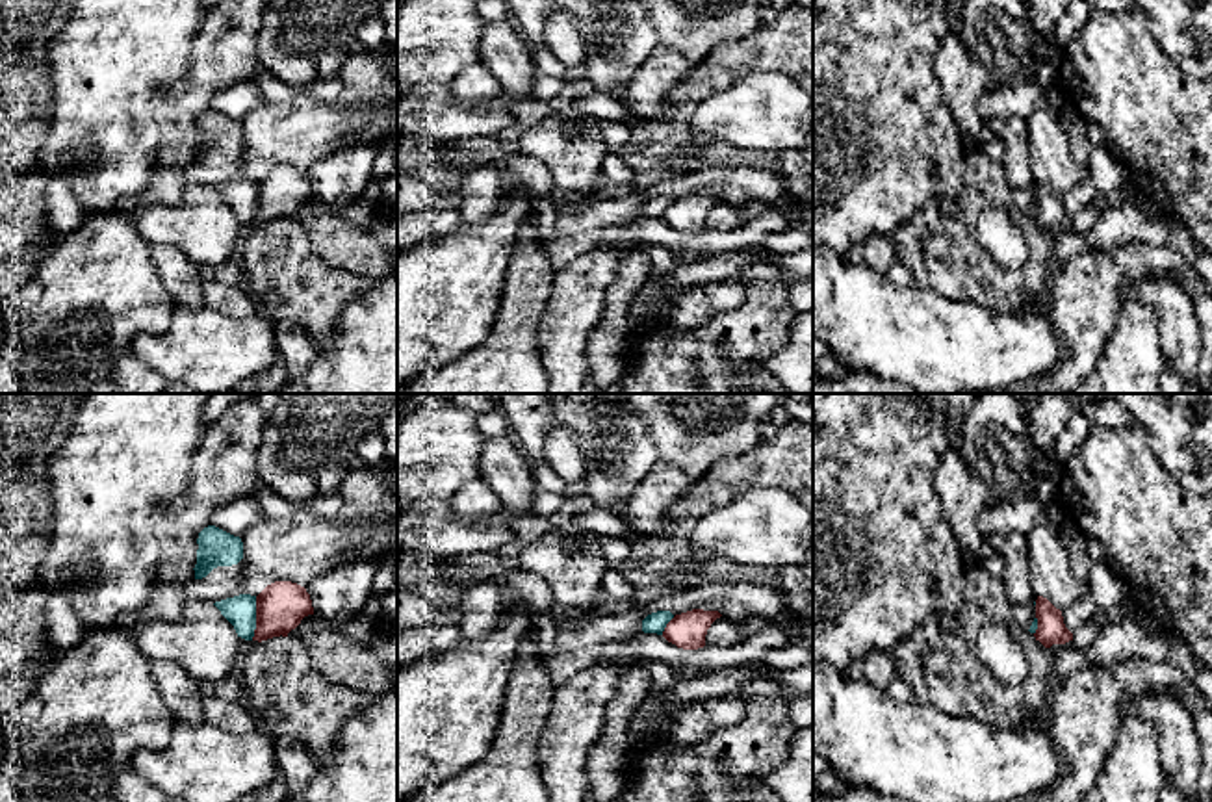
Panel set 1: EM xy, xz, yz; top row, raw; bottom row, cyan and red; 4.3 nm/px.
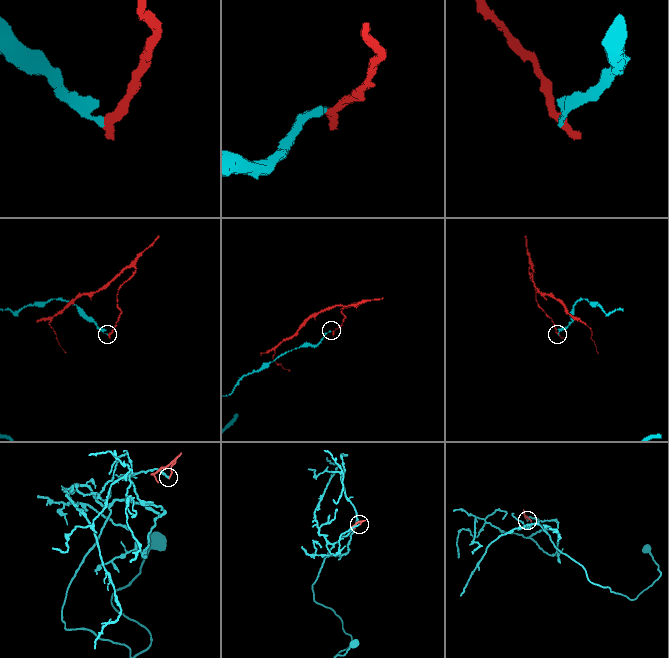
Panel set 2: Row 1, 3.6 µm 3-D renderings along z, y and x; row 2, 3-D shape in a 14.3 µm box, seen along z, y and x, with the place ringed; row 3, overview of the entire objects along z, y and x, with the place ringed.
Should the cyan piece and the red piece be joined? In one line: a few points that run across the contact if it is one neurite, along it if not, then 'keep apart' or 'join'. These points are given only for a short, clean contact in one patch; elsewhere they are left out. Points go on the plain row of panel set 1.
xy (257, 181), (257, 212), (251, 223) | keep apart

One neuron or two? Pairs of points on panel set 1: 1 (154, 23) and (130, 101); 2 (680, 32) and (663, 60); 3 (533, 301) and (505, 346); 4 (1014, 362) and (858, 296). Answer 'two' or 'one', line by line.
1: one
2: one
3: one
4: one

